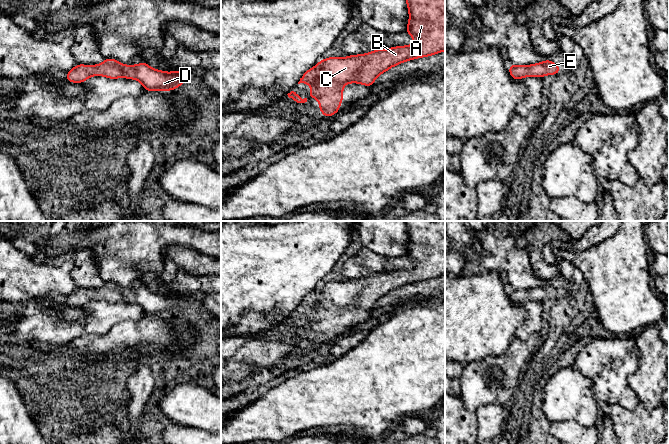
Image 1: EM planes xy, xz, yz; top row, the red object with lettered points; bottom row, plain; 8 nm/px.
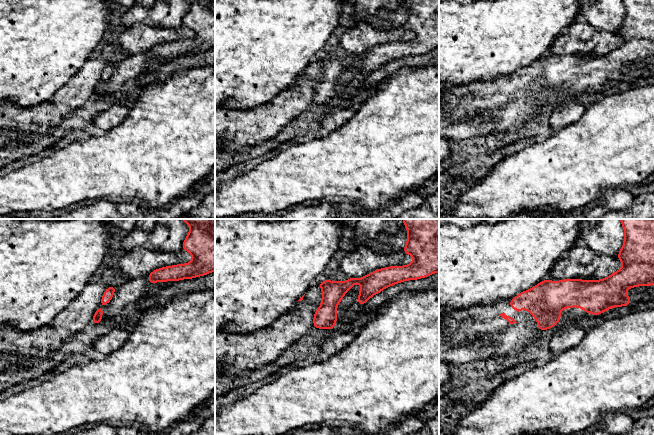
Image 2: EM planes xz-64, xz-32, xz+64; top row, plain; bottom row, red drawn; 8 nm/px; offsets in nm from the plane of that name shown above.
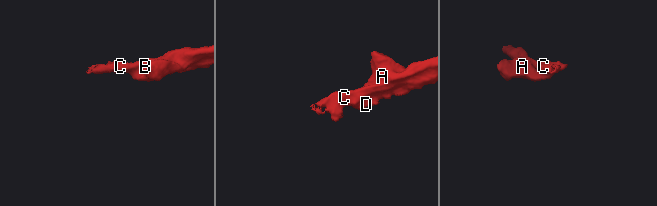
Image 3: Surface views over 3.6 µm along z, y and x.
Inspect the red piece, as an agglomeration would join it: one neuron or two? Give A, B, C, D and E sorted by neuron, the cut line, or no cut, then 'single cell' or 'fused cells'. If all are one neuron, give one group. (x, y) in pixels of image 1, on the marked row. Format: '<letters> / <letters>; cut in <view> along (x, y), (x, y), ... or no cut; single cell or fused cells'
A B C D E; no cut; single cell

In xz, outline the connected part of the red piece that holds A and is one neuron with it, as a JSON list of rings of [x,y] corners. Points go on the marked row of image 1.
[[[406,0],[409,12],[409,23],[406,31],[415,38],[412,45],[396,46],[388,49],[377,49],[367,54],[349,55],[348,57],[329,57],[322,59],[313,68],[304,72],[298,84],[309,84],[312,88],[308,96],[319,101],[320,112],[327,118],[343,109],[343,86],[348,83],[359,83],[373,86],[376,78],[405,61],[428,57],[445,51],[445,0]]]

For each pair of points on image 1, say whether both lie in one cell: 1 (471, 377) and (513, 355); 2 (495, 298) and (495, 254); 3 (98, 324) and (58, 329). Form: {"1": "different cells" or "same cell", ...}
{"1": "same cell", "2": "different cells", "3": "same cell"}

